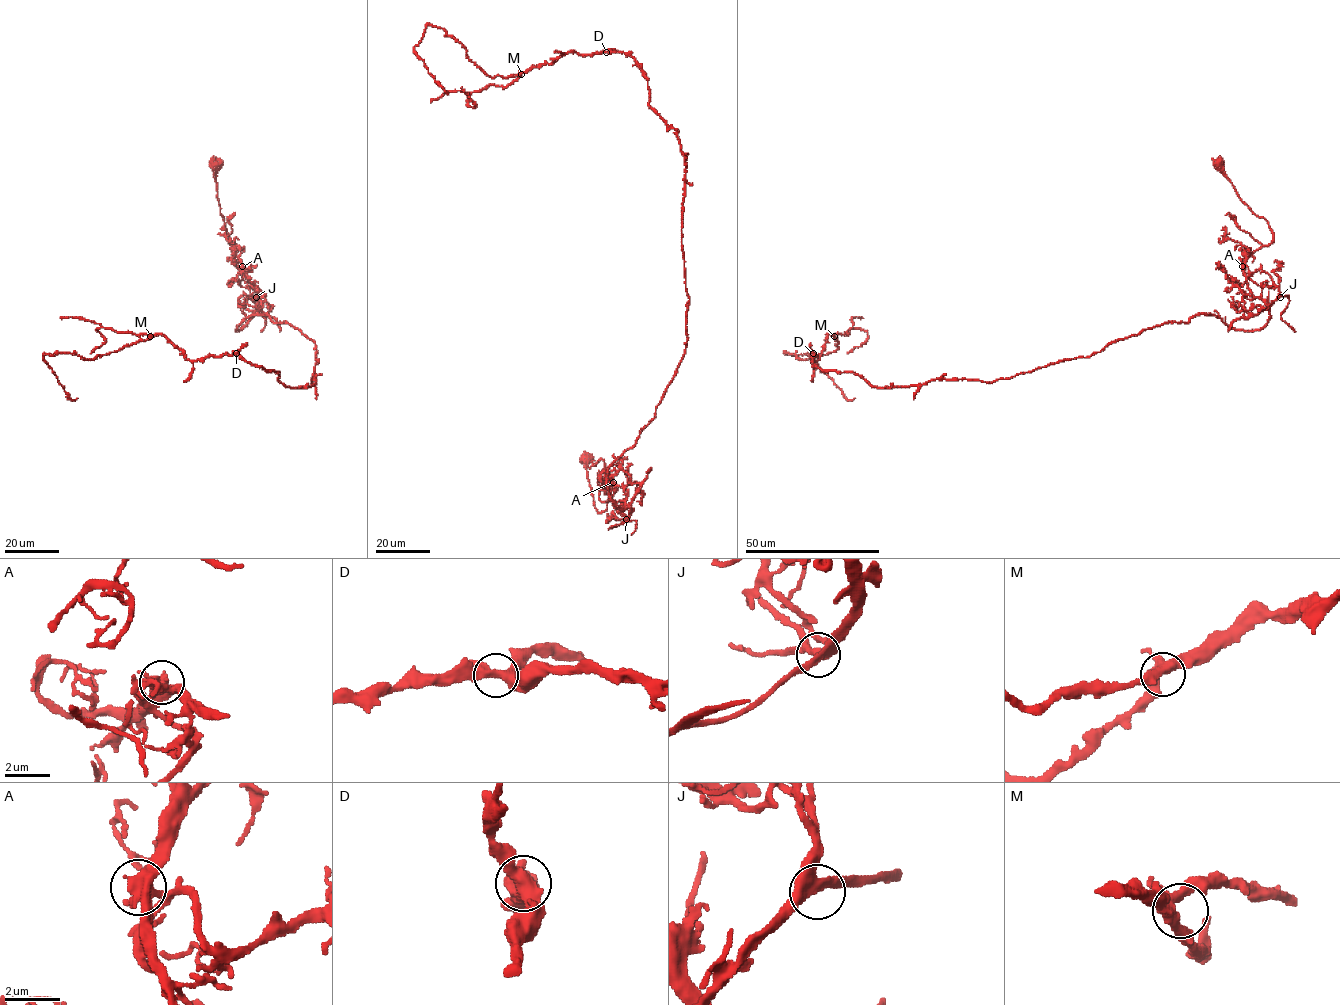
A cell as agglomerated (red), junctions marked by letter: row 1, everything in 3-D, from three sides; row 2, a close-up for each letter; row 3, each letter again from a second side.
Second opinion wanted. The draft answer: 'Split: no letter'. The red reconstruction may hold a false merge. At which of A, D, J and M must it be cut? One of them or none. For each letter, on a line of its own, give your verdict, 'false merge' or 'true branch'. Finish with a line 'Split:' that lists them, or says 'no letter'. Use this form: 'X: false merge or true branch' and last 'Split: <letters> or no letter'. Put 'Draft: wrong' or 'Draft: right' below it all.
A: false merge
D: true branch
J: true branch
M: true branch
Split: A
Draft: wrong

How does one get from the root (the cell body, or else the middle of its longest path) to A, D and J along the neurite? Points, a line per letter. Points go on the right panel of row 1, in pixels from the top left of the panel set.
A: (1217, 164), (1238, 197), (1255, 215), (1266, 220), (1273, 236), (1269, 244), (1257, 249), (1242, 266)
D: (1217, 164), (1273, 236), (1244, 265), (1259, 330), (1198, 314), (1007, 379), (906, 387), (813, 353)
J: (1217, 164), (1238, 197), (1269, 225), (1273, 240), (1257, 249), (1244, 266), (1250, 272), (1266, 272), (1280, 297)

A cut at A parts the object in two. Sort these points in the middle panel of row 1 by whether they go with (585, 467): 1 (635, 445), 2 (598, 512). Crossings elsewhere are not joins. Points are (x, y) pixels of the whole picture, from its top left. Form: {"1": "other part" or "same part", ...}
{"1": "same part", "2": "same part"}

